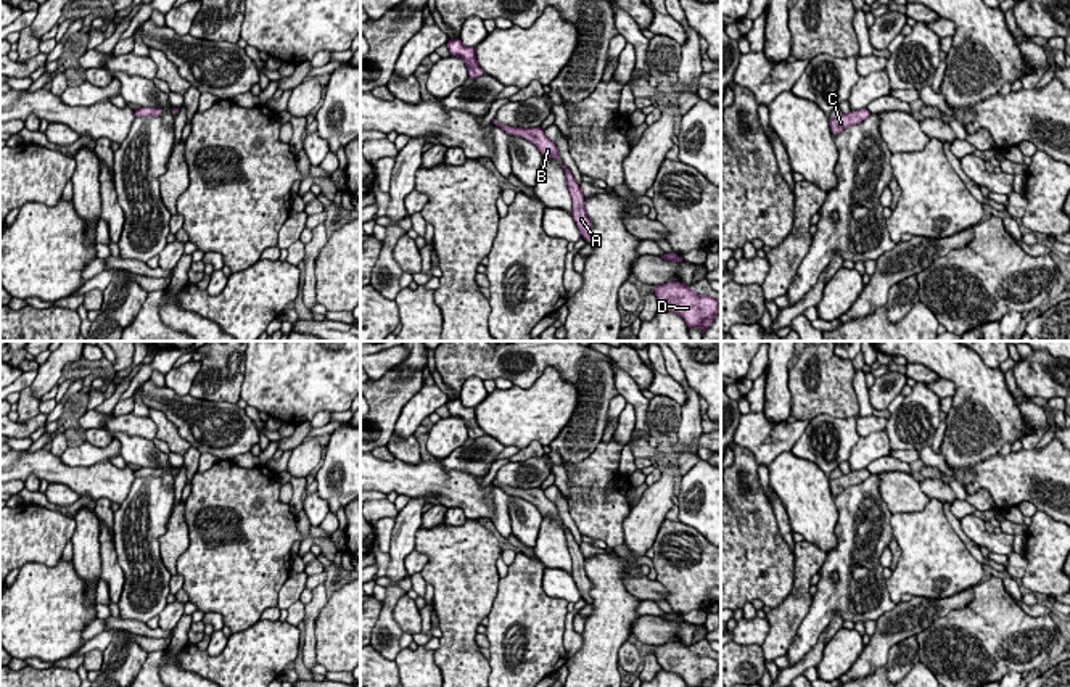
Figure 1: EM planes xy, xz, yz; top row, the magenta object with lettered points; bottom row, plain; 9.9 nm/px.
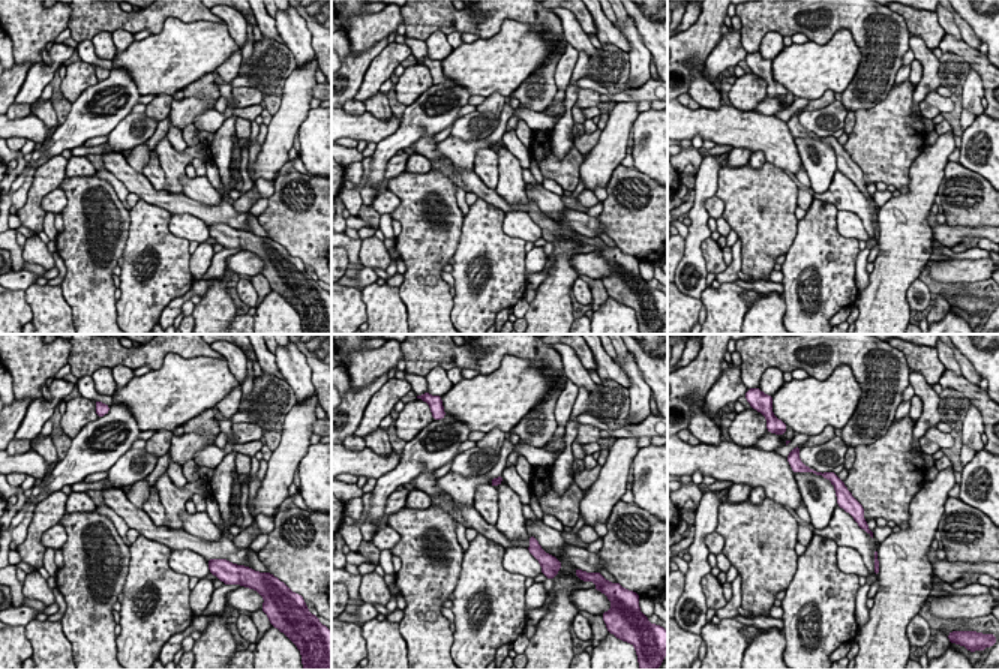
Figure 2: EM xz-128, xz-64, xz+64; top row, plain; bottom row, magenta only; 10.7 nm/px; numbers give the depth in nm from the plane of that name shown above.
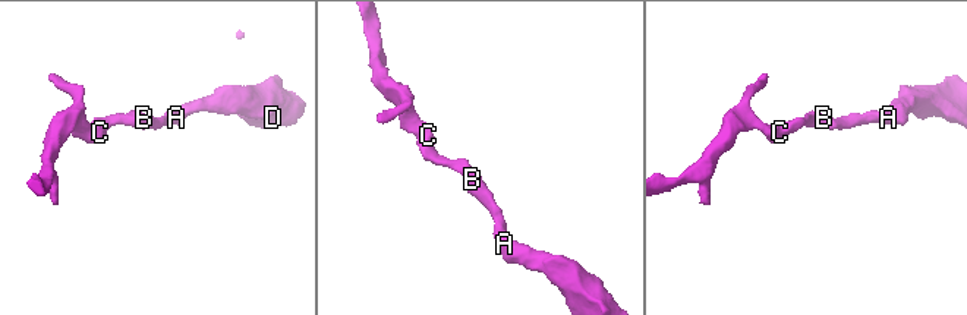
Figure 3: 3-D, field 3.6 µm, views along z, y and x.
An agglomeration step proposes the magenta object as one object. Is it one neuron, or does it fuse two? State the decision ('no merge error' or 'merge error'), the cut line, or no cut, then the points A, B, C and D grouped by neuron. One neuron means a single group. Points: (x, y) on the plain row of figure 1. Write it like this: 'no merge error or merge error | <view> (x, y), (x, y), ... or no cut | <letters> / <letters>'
no merge error | no cut | A B C D

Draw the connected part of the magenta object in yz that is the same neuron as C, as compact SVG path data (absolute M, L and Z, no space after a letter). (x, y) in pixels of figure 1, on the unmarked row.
M862 468L859 471L851 471L848 475L842 475L838 478L829 478L830 492L832 496L838 496L842 491L845 491L850 486L856 486L867 479L870 476L870 471L867 468Z

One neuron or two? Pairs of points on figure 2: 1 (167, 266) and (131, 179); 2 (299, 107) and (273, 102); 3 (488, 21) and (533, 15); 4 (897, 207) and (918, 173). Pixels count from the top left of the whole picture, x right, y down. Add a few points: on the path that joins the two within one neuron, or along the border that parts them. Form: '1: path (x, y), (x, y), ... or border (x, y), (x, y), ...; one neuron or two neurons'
1: border (140, 197), (164, 207), (171, 215); two neurons
2: border (281, 98), (281, 105), (273, 116); two neurons
3: path (498, 15), (522, 15); one neuron
4: path (906, 201), (918, 189), (918, 182); one neuron

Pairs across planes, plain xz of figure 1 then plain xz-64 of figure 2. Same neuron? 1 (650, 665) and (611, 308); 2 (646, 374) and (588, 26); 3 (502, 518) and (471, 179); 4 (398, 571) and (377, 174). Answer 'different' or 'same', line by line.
1: different
2: same
3: different
4: same

